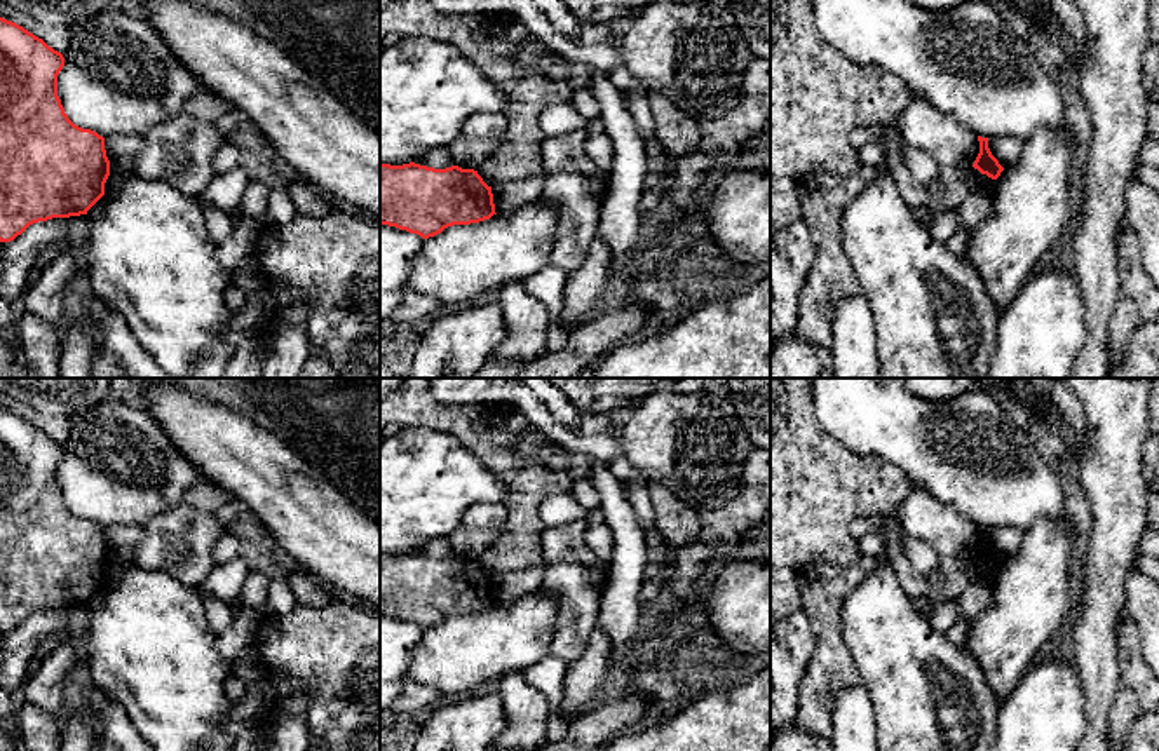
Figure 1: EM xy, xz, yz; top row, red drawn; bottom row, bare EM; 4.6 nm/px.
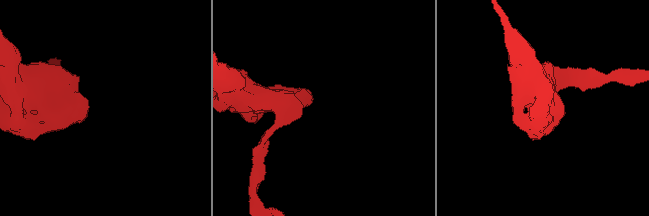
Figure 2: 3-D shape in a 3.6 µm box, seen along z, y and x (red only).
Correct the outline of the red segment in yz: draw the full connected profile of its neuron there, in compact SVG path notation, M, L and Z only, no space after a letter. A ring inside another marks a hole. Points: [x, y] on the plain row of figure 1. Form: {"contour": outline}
{"contour": "M978 526L979 531L979 544L973 554L974 559L978 559L981 565L986 565L992 570L997 570L1004 558L999 554L999 551L992 545L988 538L988 528Z"}

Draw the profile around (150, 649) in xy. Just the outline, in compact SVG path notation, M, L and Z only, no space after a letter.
M134 565L101 591L103 603L89 606L87 666L94 687L125 709L155 751L199 751L207 739L228 734L235 702L225 685L234 669L220 657L197 589Z

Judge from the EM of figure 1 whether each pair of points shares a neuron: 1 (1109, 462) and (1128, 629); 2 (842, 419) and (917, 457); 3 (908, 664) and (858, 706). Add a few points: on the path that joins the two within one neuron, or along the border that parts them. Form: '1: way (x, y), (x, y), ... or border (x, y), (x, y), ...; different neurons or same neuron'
1: border (1126, 617), (1118, 626), (1116, 659); different neurons
2: way (861, 419), (879, 419), (898, 438); same neuron
3: border (863, 683), (872, 701), (877, 732); different neurons

